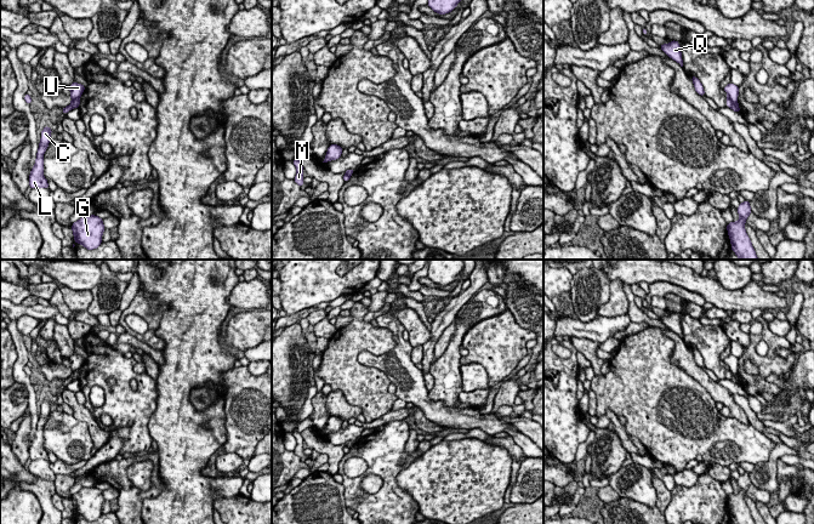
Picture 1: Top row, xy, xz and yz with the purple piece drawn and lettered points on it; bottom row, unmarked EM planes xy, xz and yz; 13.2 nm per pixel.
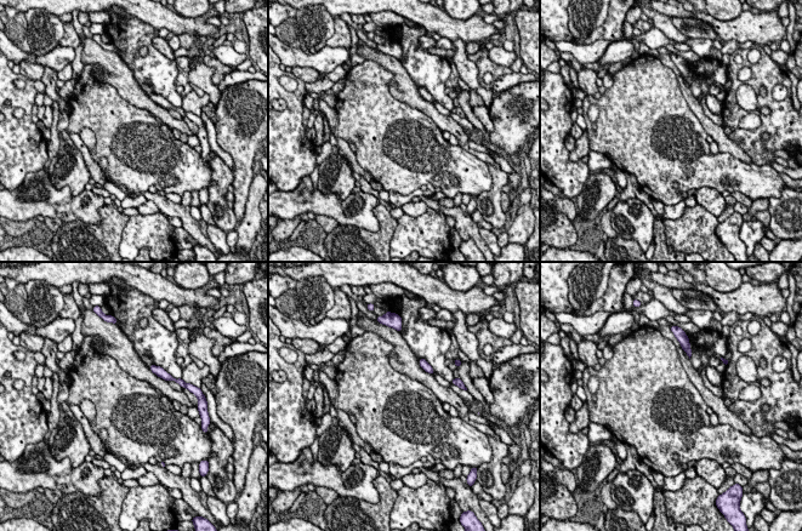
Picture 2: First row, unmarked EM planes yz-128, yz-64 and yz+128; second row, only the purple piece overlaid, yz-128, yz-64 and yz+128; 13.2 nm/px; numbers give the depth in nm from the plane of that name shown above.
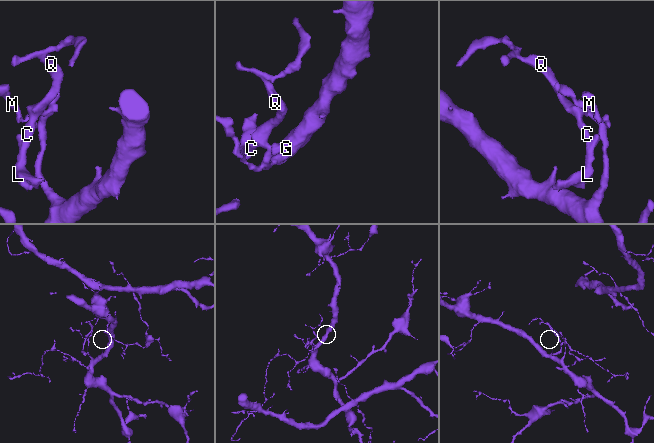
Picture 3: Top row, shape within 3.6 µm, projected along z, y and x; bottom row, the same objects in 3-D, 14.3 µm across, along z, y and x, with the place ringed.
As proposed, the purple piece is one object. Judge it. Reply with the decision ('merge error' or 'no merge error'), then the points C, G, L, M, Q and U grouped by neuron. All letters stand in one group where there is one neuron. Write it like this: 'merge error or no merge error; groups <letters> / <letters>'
merge error; groups C L Q / G M U

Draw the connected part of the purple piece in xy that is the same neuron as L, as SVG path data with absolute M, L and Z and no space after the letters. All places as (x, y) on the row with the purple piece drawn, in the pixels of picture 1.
M47 125L41 131L41 139L36 153L36 160L29 175L29 187L32 189L40 187L49 189L49 183L47 180L44 177L42 171L44 171L44 153L46 152L47 146L51 141L50 137L51 133L52 130Z

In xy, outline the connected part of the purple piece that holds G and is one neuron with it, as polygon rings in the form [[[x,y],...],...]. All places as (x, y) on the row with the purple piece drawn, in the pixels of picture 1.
[[[82,216],[72,224],[74,241],[81,244],[87,250],[97,249],[102,244],[104,232],[103,220],[92,216]]]

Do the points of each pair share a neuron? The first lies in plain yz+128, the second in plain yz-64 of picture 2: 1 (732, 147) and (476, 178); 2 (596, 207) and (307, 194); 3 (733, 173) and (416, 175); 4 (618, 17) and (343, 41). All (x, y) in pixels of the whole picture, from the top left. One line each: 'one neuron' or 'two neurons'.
1: two neurons
2: two neurons
3: one neuron
4: one neuron

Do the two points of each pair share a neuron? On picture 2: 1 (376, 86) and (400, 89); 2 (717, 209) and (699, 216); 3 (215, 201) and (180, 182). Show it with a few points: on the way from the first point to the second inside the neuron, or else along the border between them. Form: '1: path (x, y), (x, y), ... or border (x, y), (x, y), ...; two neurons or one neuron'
1: border (376, 62), (392, 74), (388, 91), (410, 107); two neurons
2: border (697, 203), (716, 217); two neurons
3: border (208, 161), (214, 182), (209, 188); two neurons

